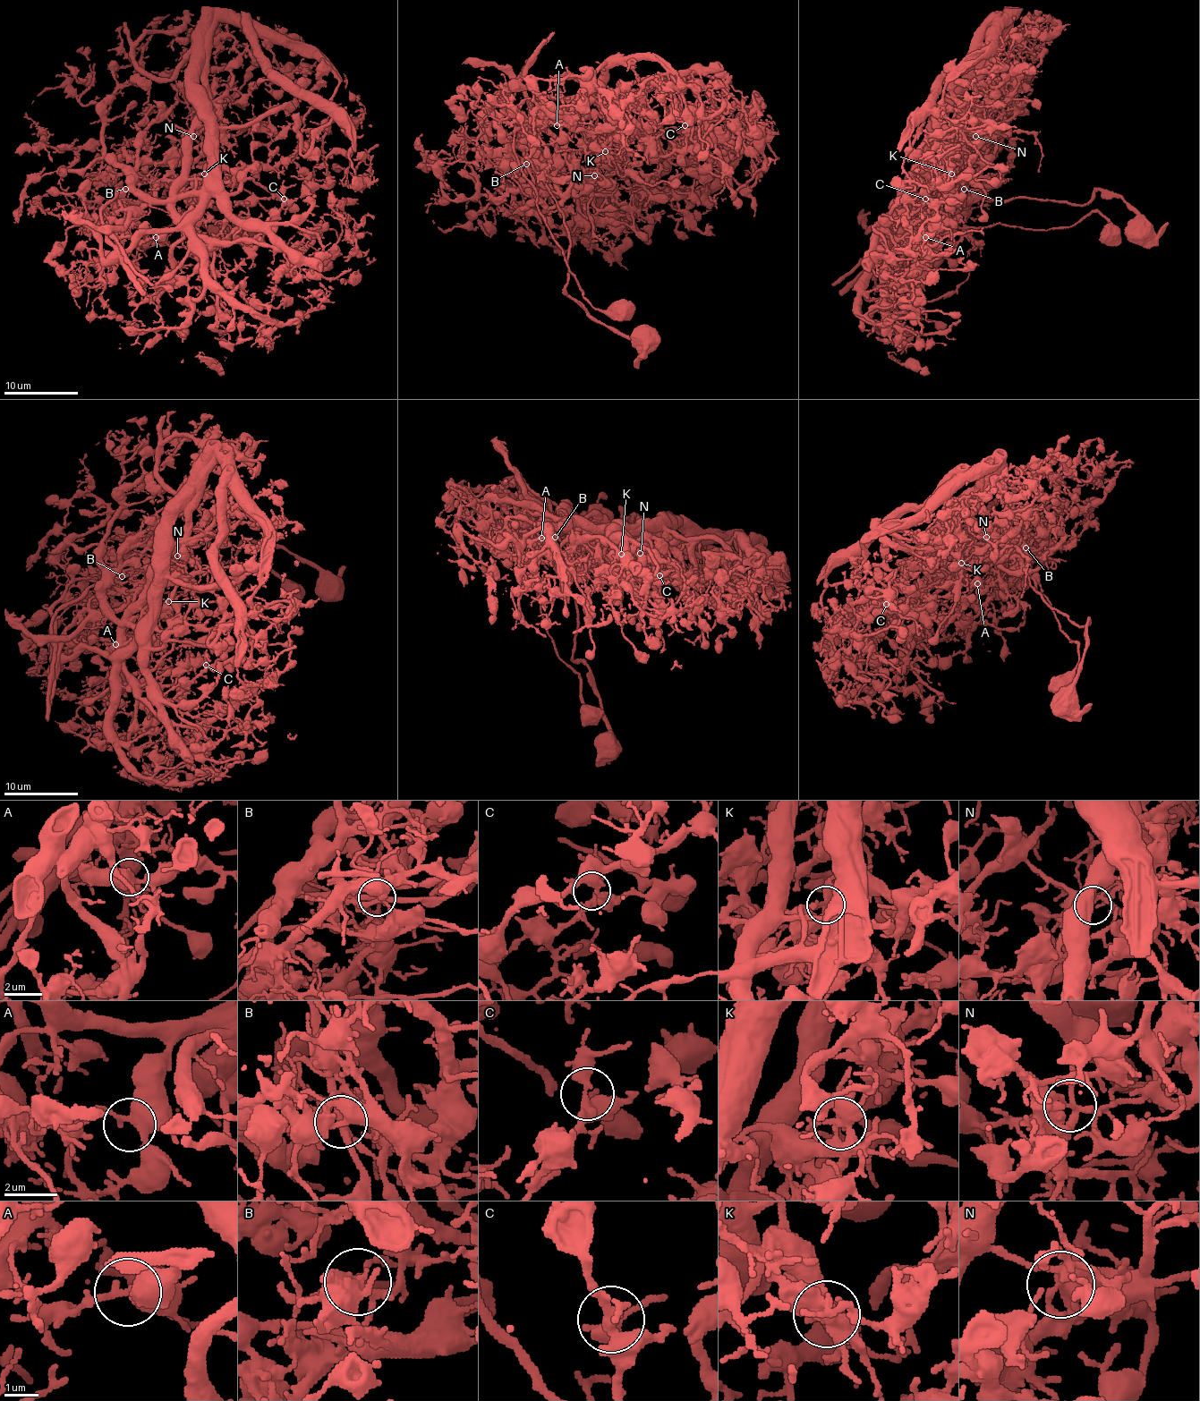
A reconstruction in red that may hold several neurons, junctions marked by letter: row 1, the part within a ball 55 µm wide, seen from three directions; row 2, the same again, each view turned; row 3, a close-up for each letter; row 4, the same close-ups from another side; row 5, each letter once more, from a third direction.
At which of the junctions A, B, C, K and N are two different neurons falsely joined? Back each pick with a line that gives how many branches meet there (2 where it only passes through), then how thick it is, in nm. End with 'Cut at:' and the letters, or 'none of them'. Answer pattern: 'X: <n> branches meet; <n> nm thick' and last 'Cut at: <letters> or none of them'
B: 4 branches meet; 240 nm thick
K: 3 branches meet; 380 nm thick
N: 3 branches meet; 320 nm thick
Cut at: B, K, N

